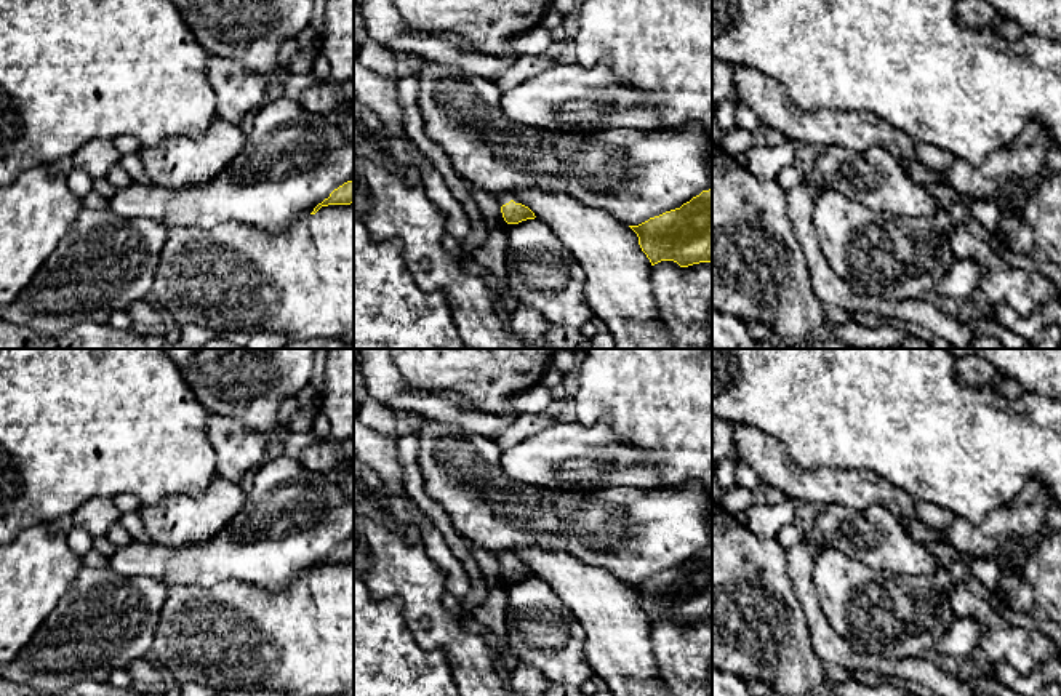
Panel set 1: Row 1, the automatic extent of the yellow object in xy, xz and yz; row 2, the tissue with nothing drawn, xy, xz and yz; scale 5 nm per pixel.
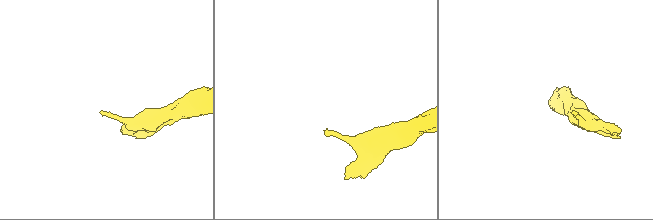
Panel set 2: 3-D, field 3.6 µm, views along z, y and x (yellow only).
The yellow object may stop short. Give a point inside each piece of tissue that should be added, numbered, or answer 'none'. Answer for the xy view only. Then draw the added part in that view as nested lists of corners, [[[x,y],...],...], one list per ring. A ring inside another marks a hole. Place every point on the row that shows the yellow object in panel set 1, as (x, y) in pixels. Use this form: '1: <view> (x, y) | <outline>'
none

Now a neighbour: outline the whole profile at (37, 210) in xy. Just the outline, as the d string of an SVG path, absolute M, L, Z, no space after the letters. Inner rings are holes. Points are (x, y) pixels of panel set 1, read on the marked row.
M48 166L30 168L14 182L0 186L0 307L10 306L30 283L34 275L74 227L82 208L83 198L69 189L66 176L50 174Z

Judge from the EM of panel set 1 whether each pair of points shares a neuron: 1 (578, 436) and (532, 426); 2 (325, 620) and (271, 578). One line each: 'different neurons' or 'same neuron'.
1: different neurons
2: different neurons

